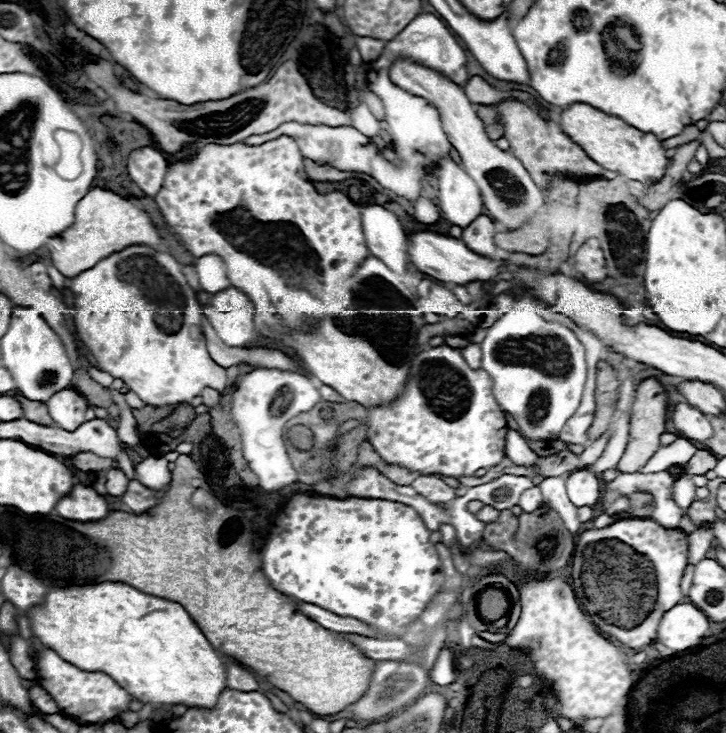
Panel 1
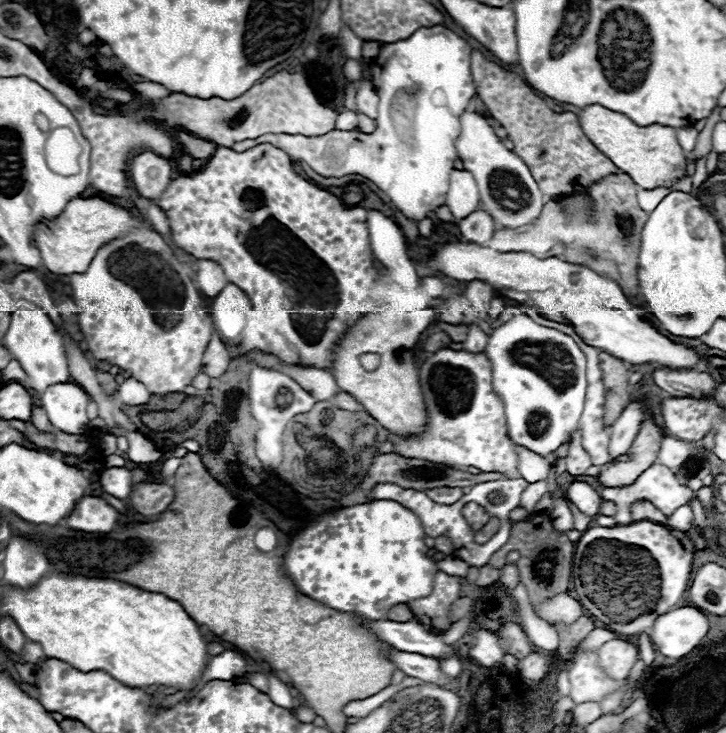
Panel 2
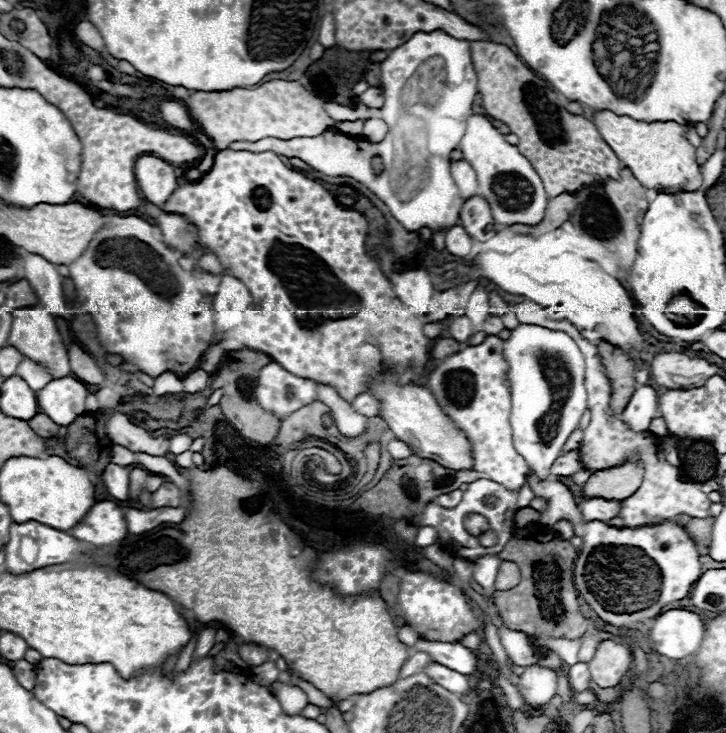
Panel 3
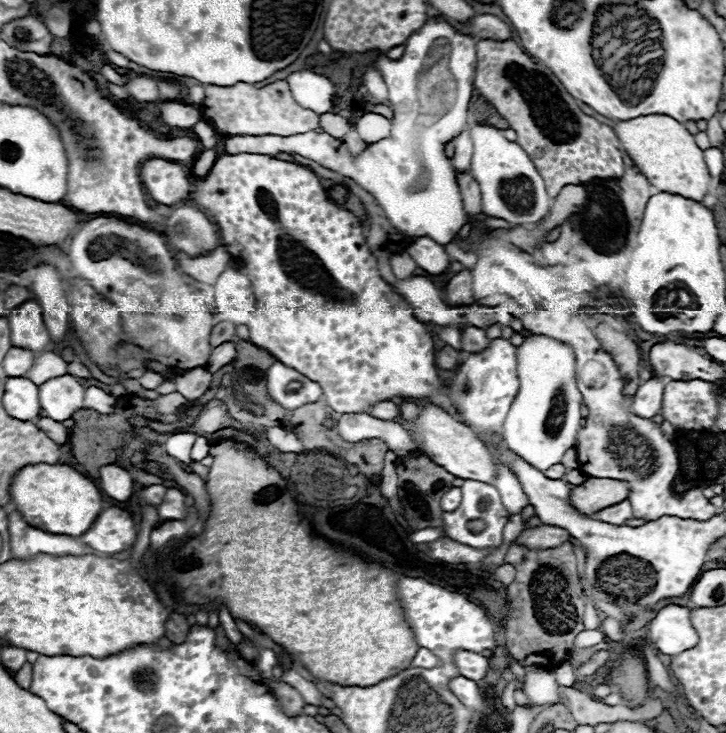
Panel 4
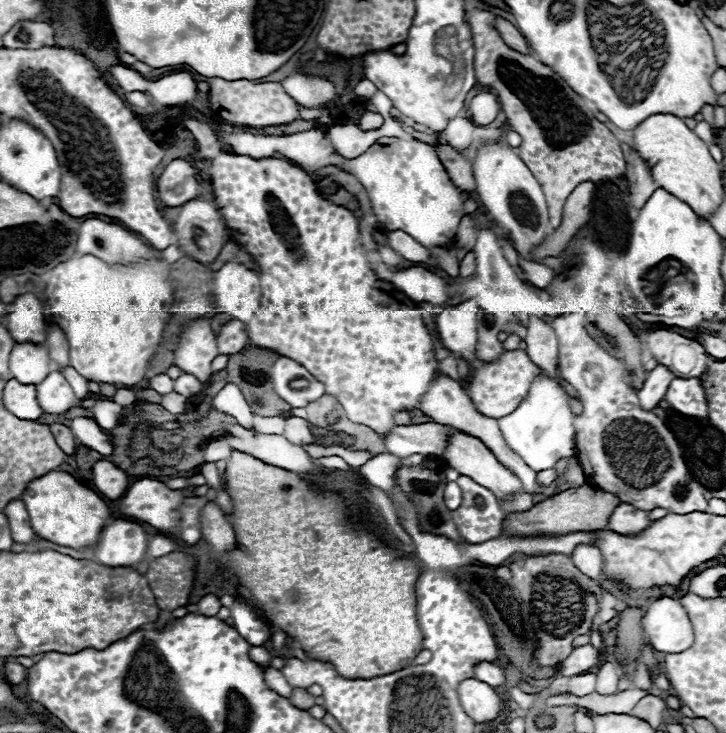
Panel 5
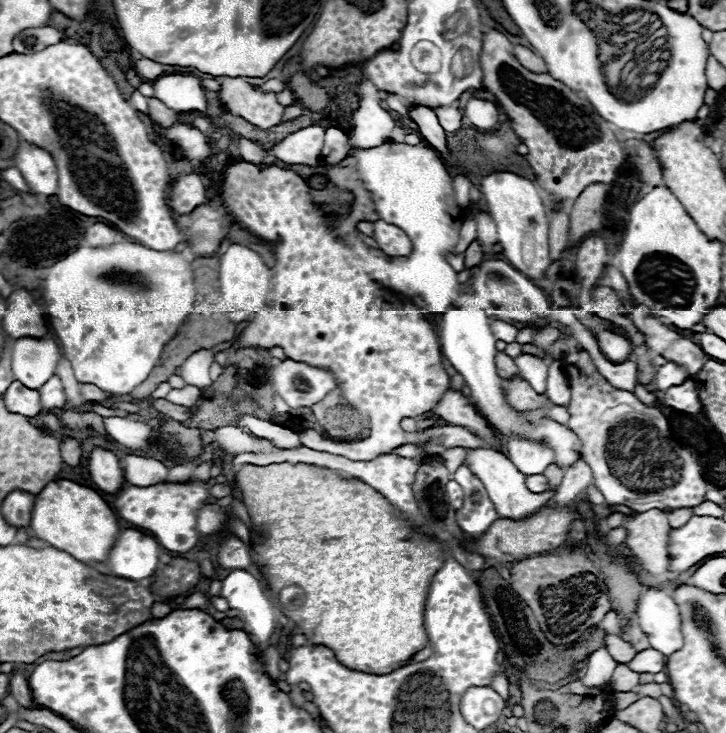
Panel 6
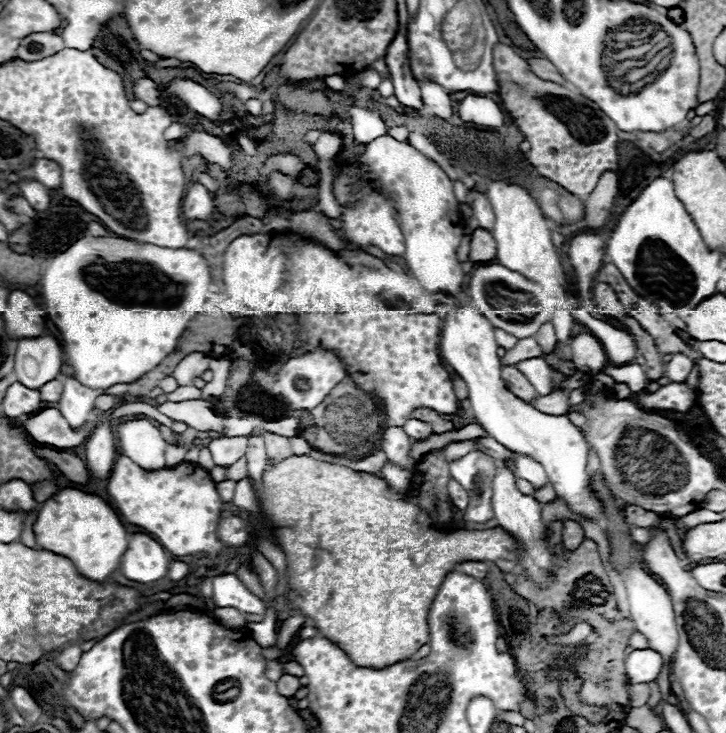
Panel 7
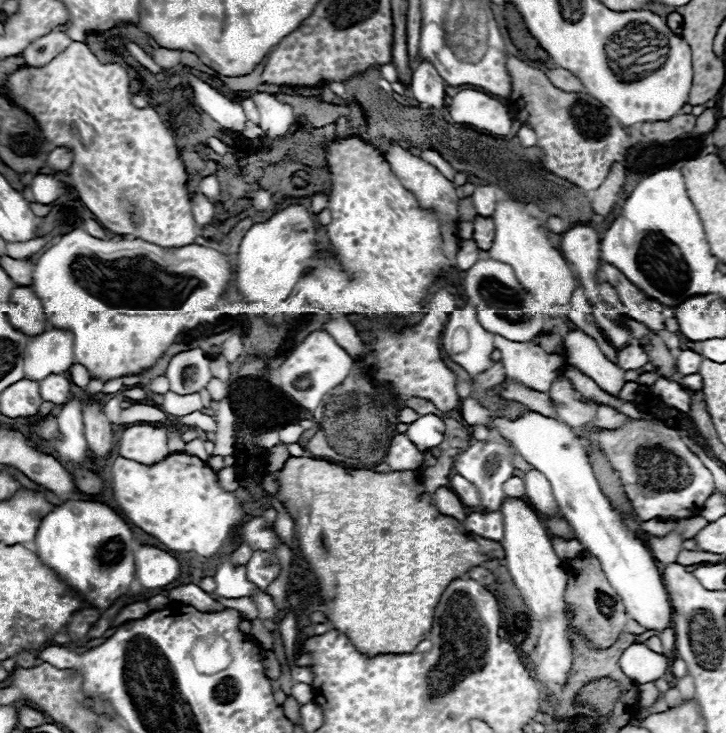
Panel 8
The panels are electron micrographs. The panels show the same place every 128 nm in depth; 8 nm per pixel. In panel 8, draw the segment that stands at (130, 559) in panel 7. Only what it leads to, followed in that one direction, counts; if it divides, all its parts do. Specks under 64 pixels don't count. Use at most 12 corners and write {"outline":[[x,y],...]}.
{"outline":[[154,546],[134,554],[144,588],[164,588],[180,578],[180,562]]}

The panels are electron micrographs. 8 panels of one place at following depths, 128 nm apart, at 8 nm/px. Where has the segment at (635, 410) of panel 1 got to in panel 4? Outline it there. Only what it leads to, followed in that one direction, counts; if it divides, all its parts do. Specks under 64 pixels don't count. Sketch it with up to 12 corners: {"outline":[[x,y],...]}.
{"outline":[[588,478],[570,490],[570,504],[592,516],[626,500],[626,482]]}

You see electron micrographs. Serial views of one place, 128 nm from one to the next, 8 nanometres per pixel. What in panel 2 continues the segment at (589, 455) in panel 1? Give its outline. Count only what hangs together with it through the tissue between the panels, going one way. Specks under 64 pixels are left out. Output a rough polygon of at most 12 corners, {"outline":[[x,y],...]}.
{"outline":[[580,432],[572,434],[564,470],[580,476],[592,466]]}

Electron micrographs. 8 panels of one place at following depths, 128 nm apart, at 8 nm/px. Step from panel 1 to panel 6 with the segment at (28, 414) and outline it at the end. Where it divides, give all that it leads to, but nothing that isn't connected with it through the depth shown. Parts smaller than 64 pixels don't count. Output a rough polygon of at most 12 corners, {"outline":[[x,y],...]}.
{"outline":[[62,438],[62,462],[76,468],[84,456],[74,438]]}

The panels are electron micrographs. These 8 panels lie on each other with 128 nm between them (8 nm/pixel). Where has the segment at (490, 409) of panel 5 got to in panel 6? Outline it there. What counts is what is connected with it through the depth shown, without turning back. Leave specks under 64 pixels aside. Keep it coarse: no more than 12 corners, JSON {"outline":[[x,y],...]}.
{"outline":[[520,376],[504,380],[506,398],[516,410],[538,410],[550,404]]}

